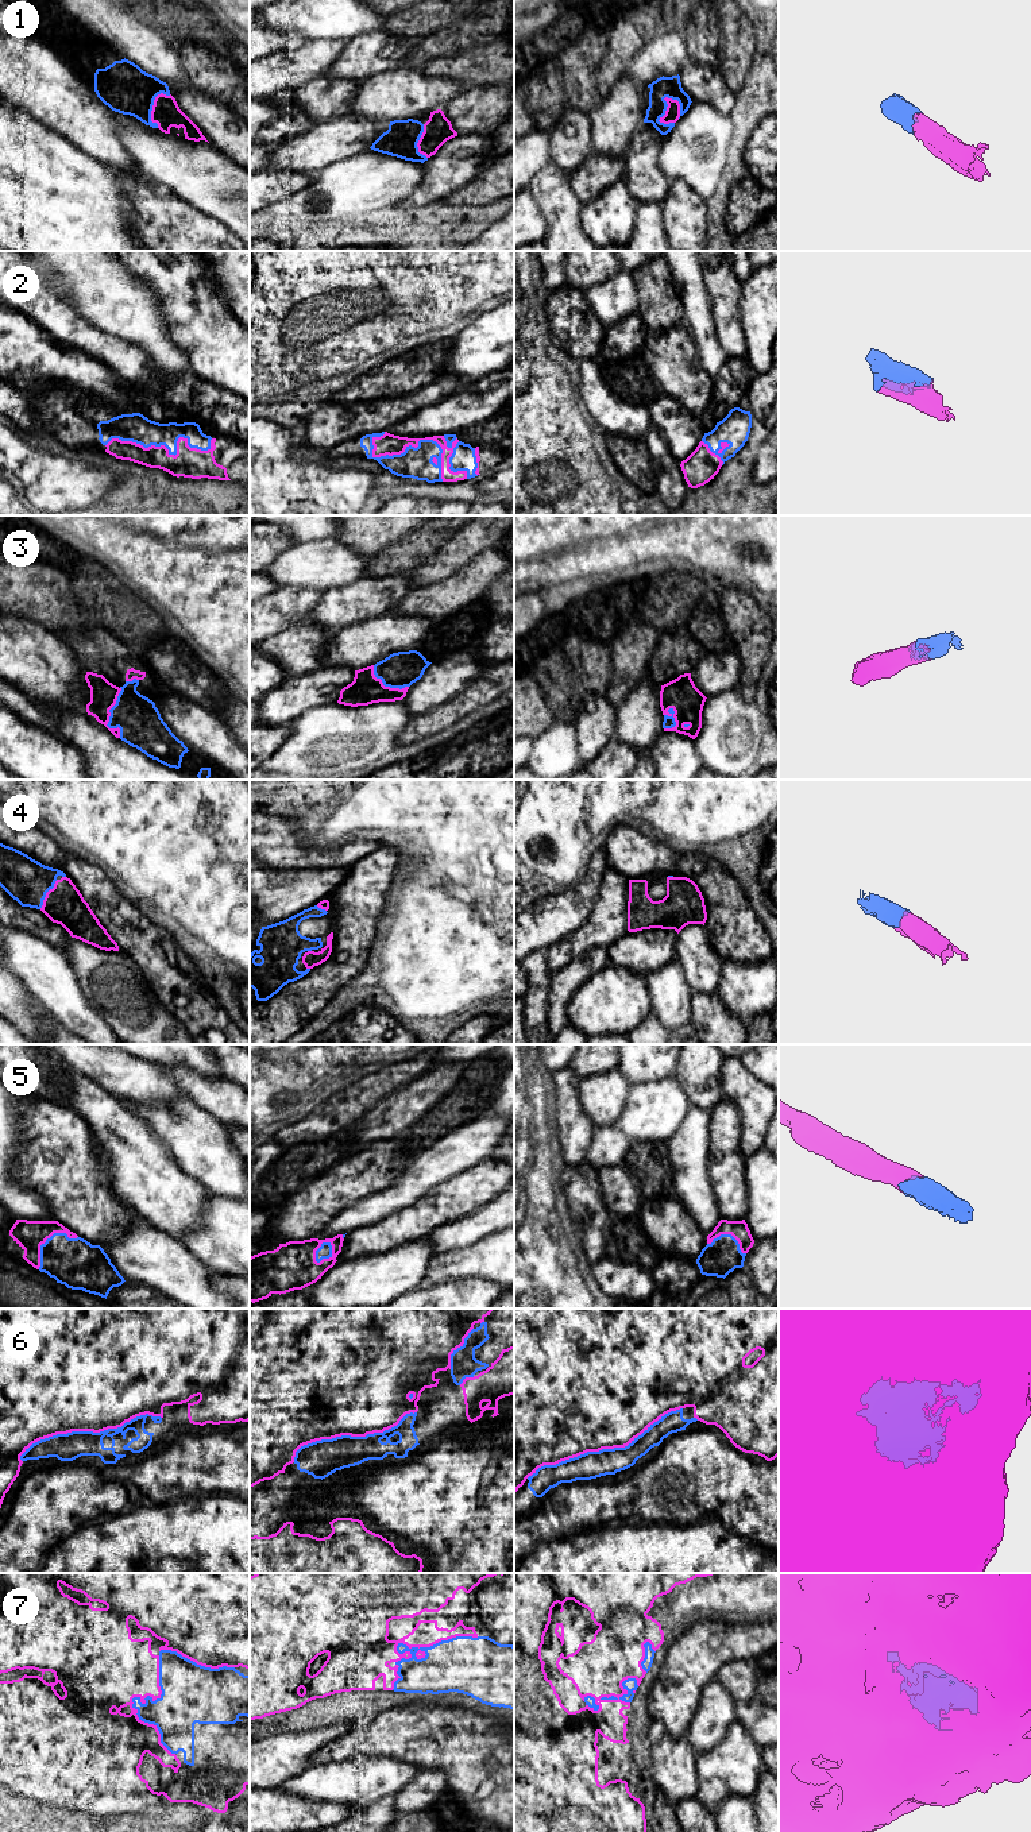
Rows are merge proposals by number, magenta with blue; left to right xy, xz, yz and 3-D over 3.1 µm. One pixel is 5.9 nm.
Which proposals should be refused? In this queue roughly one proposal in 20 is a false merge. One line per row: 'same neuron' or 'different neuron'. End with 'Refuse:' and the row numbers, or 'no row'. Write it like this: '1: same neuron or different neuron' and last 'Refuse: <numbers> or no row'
1: same neuron
2: same neuron
3: same neuron
4: same neuron
5: same neuron
6: same neuron
7: same neuron
Refuse: no row

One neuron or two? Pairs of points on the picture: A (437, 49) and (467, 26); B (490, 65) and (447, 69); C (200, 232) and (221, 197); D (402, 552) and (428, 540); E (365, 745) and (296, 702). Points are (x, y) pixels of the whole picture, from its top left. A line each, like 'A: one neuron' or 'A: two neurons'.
A: one neuron
B: one neuron
C: two neurons
D: one neuron
E: two neurons

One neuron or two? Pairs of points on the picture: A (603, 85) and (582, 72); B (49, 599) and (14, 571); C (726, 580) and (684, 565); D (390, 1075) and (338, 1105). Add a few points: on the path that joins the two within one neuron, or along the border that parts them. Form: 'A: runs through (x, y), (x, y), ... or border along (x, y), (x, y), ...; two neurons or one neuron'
A: border along (595, 74), (597, 101); two neurons
B: runs through (41, 598), (22, 579); one neuron
C: runs through (715, 580), (695, 572); one neuron
D: runs through (377, 1086), (351, 1102); one neuron

